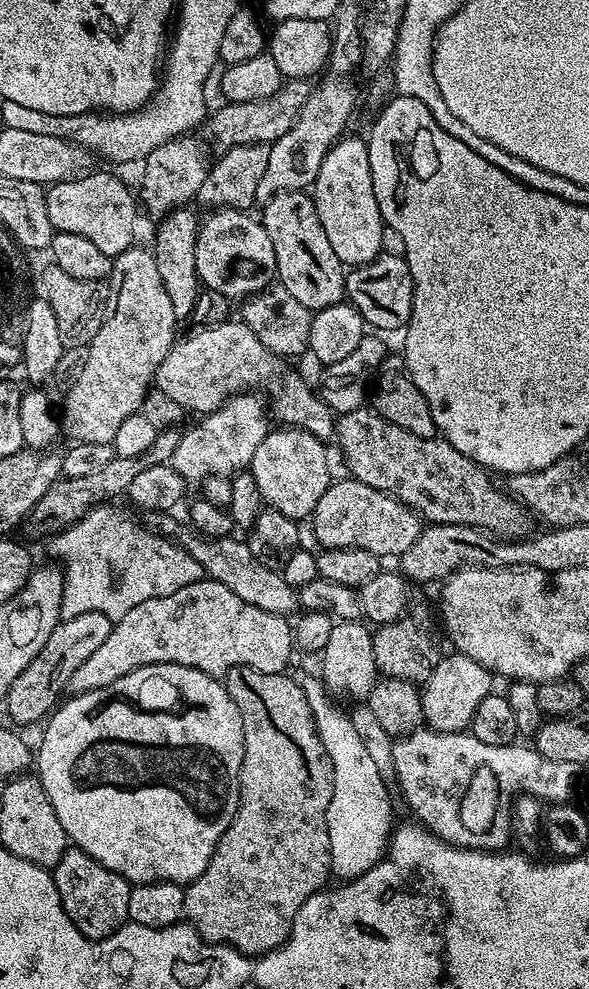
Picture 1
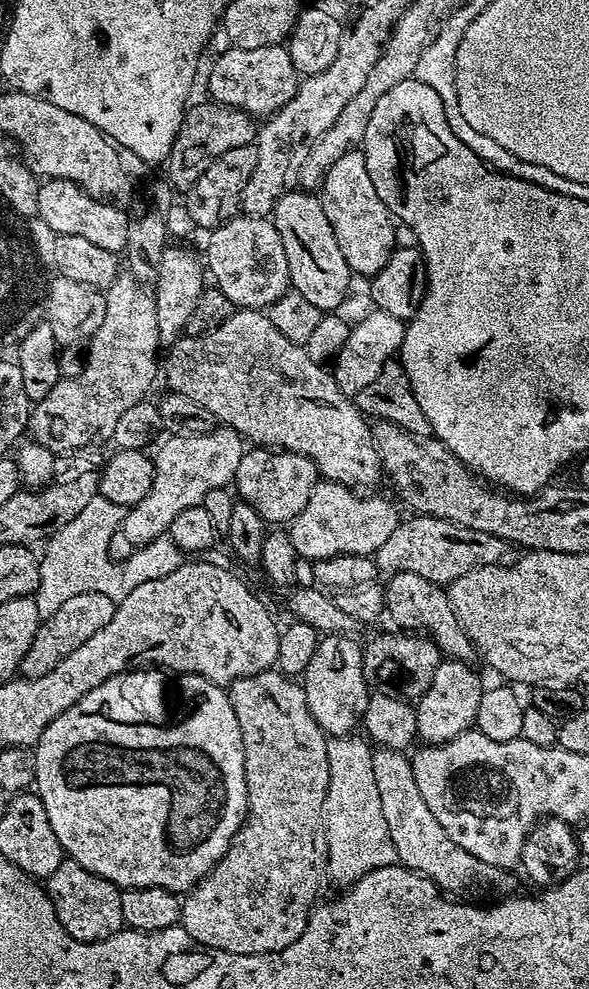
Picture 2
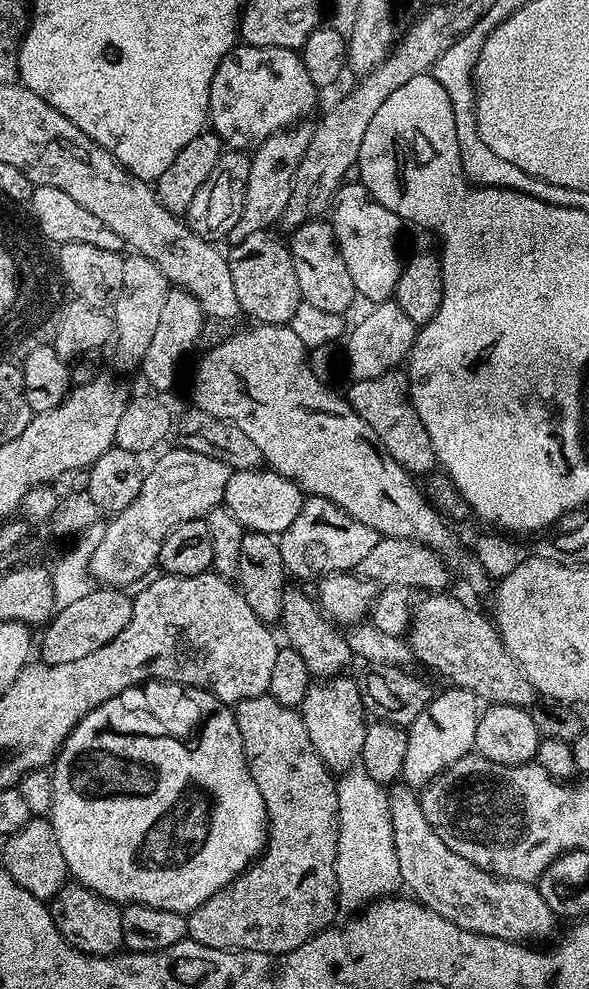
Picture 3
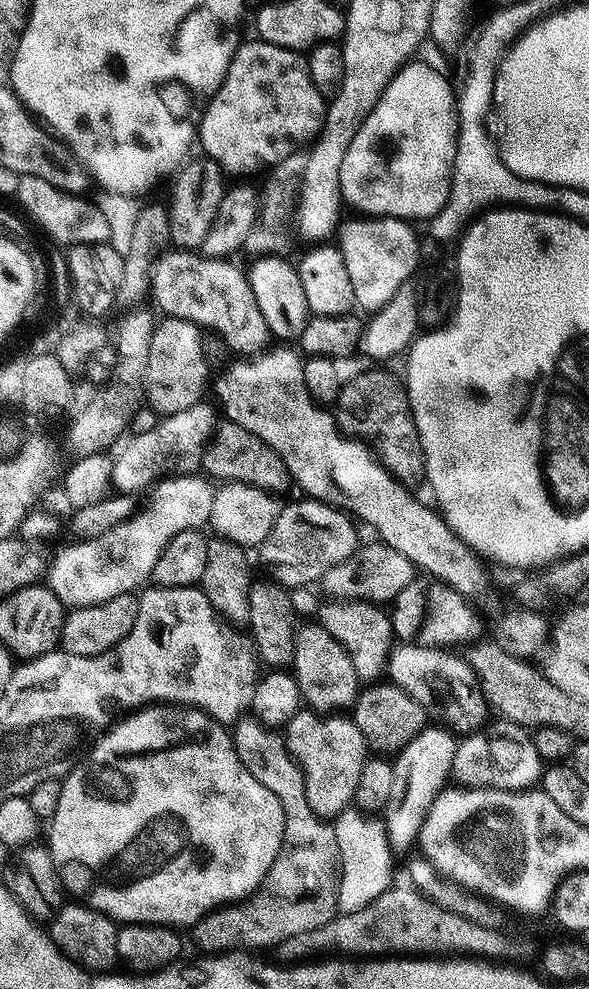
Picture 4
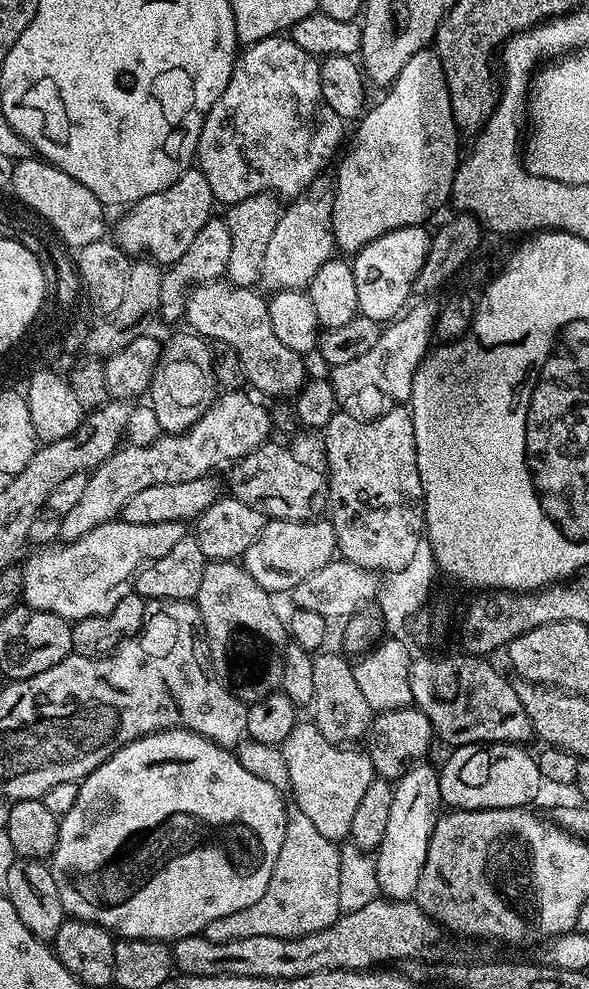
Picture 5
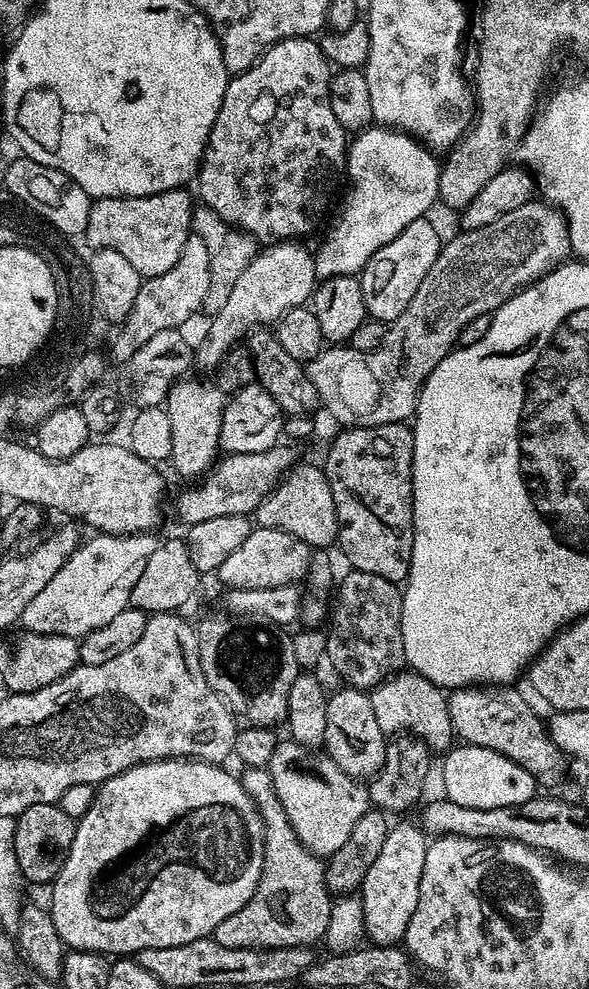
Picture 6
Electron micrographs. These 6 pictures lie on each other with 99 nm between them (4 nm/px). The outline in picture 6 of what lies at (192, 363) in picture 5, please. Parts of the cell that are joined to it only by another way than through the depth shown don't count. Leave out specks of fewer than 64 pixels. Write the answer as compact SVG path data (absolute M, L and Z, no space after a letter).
M188 379L177 380L168 392L166 401L166 409L172 423L170 441L173 443L173 448L170 464L176 467L176 472L180 476L200 478L217 463L218 455L216 456L216 452L221 451L220 426L226 396L216 387L215 383L203 384L200 380Z

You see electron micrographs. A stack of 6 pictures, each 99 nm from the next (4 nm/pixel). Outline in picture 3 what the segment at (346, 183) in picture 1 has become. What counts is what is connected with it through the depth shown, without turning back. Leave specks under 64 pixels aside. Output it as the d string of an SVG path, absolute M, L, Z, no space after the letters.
M341 183L332 198L330 207L332 233L336 235L336 245L339 246L342 258L346 262L346 270L350 270L350 282L354 282L357 293L372 300L371 302L383 302L395 293L396 283L400 277L402 220L390 210L386 210L386 206L377 202L365 190L363 184L348 183Z

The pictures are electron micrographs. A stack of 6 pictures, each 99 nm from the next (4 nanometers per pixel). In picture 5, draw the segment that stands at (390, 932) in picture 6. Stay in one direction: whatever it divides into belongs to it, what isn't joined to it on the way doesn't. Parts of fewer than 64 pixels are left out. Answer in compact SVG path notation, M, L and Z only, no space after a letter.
M428 762L413 763L406 775L395 781L386 834L374 852L380 896L393 902L412 900L415 897L422 870L426 866L432 831L442 812L439 771L424 763Z

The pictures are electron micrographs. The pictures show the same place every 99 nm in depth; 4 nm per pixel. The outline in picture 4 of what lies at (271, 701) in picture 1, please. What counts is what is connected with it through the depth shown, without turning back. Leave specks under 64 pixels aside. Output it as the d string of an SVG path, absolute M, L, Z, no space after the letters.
M241 718L237 720L234 727L231 729L230 735L232 738L232 747L236 749L242 766L246 766L246 770L250 770L250 774L254 778L258 778L258 782L262 782L262 786L266 786L271 790L278 798L278 802L282 802L282 810L284 811L284 841L280 847L278 858L274 858L274 866L270 866L264 883L256 889L251 898L245 898L235 904L230 904L215 912L208 913L207 916L202 917L191 929L193 942L204 951L201 952L204 954L227 954L230 952L239 952L241 950L256 950L252 948L268 948L268 950L272 950L275 949L277 944L286 942L286 938L294 938L294 934L306 934L310 930L318 930L318 926L326 926L326 922L330 922L338 914L336 903L338 902L338 886L340 885L340 855L338 854L336 829L327 819L316 816L314 810L310 810L310 802L306 802L304 771L296 765L296 759L288 752L288 745L284 743L283 735L277 734L271 728L265 728L264 725L255 718Z

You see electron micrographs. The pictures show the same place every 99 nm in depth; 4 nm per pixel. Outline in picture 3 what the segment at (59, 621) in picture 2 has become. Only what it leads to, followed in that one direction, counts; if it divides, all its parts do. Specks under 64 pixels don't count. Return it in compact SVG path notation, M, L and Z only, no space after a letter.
M96 586L76 602L59 609L47 624L43 625L44 632L38 636L39 659L45 664L61 664L62 662L78 662L78 658L86 658L118 636L130 622L133 597L127 596L125 589L120 586Z

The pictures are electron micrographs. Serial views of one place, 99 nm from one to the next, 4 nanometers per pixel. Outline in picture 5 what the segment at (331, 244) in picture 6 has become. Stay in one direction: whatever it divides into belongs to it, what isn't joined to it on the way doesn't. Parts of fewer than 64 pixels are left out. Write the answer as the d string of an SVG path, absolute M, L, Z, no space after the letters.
M431 47L418 50L418 54L411 56L406 62L406 66L402 66L396 83L385 92L388 93L386 93L373 108L371 105L371 107L365 111L358 124L360 129L356 132L356 141L353 142L352 149L345 154L344 161L341 162L340 169L336 172L336 184L334 183L334 195L332 198L332 237L336 239L336 248L339 249L339 251L349 252L349 254L355 254L370 242L374 242L374 238L378 234L376 216L380 216L381 222L389 229L423 225L425 223L424 219L426 219L443 200L447 201L449 197L451 197L452 183L456 177L456 169L462 160L462 152L460 156L460 139L462 139L462 136L456 127L456 119L452 113L452 107L450 106L450 94L446 86L442 62L438 58L436 51Z

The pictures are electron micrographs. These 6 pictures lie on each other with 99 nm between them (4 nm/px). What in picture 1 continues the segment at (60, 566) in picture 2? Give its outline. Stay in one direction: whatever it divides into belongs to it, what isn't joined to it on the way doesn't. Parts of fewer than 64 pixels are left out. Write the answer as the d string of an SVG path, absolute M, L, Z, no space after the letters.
M92 507L80 520L73 521L51 537L52 552L61 560L59 563L64 574L64 592L60 595L61 620L74 618L87 611L98 611L115 622L140 602L157 596L169 596L182 590L182 586L190 586L205 579L202 566L198 566L198 562L194 562L194 558L190 558L188 551L181 548L179 543L172 541L171 544L166 537L147 532L142 525L127 520L122 513L108 507Z

